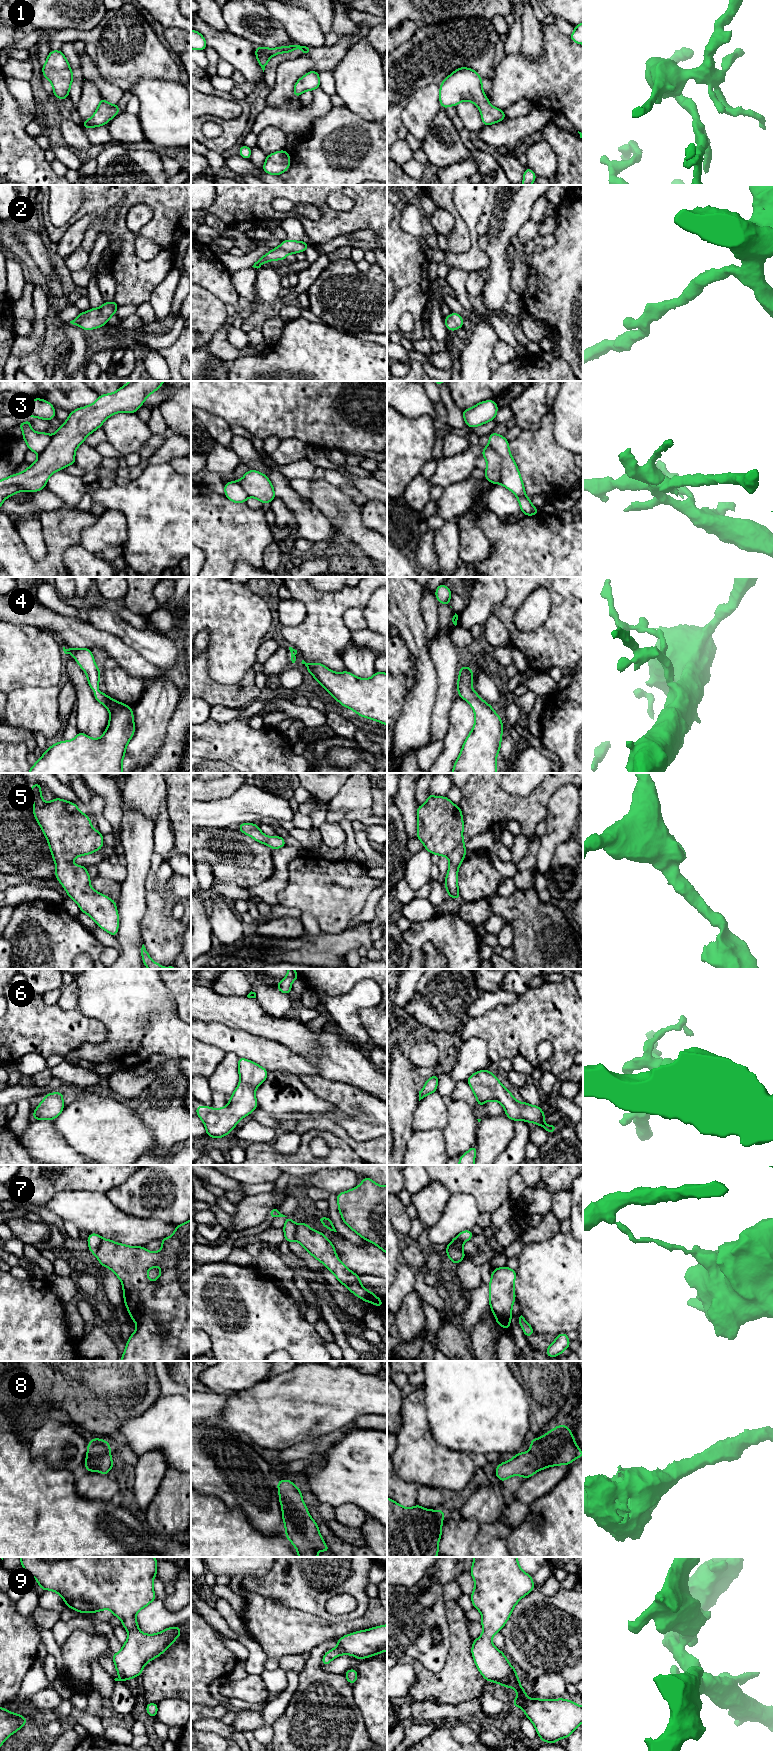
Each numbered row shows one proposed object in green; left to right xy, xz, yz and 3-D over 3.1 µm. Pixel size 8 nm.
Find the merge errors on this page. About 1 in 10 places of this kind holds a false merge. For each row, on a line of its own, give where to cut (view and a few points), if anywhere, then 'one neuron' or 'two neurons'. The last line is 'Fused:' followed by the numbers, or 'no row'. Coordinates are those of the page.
1: no cut | one neuron
2: no cut | one neuron
3: yz (489, 443), (501, 458), (500, 482) | two neurons
4: no cut | one neuron
5: no cut | one neuron
6: no cut | one neuron
7: xy (102, 1239), (95, 1254) | two neurons
8: no cut | one neuron
9: no cut | one neuron
Fused: 3, 7

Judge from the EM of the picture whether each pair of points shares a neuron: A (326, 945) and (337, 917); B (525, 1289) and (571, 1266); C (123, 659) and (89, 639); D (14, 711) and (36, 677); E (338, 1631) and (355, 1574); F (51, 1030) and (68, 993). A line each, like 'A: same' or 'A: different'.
A: different
B: same
C: same
D: different
E: different
F: different

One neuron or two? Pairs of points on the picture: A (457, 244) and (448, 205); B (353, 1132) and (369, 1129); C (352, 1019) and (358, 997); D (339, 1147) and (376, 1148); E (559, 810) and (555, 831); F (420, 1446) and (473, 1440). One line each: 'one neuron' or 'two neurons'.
A: one neuron
B: one neuron
C: one neuron
D: two neurons
E: one neuron
F: two neurons

